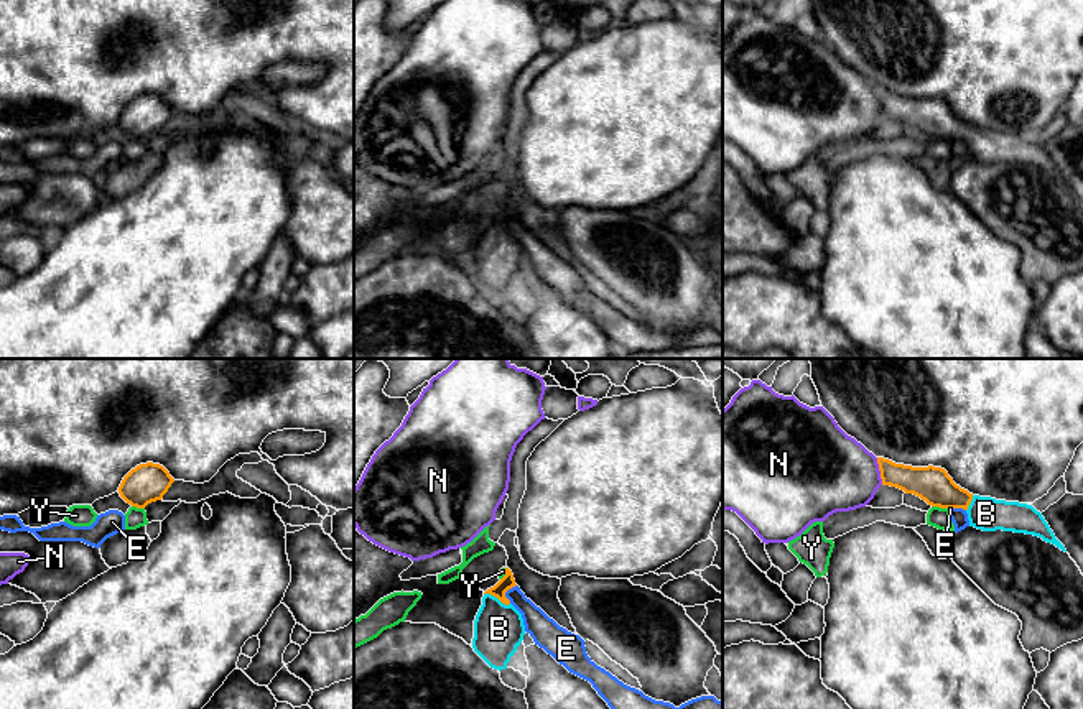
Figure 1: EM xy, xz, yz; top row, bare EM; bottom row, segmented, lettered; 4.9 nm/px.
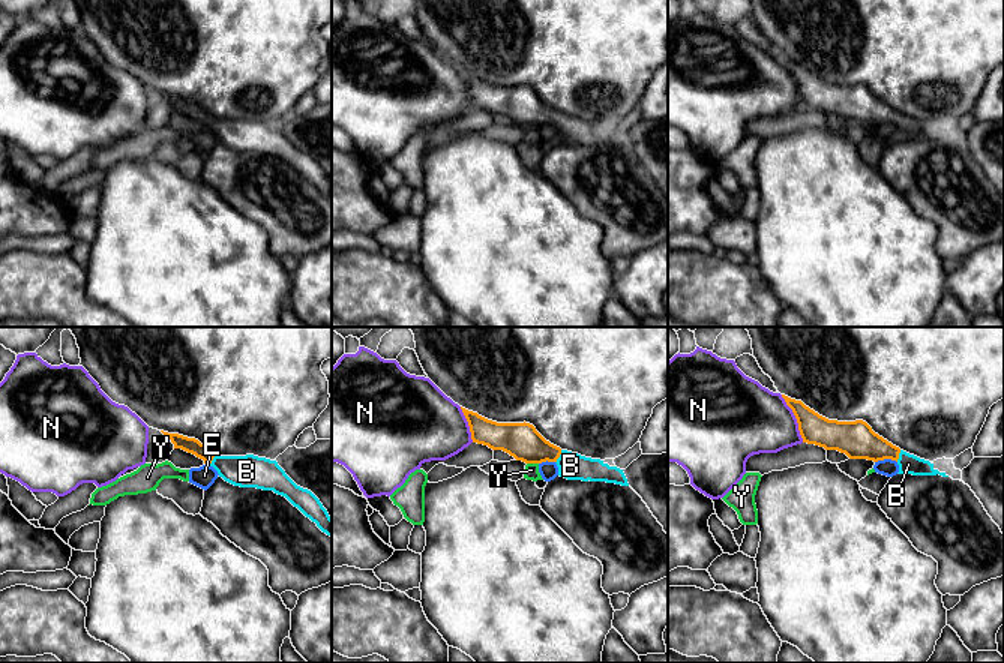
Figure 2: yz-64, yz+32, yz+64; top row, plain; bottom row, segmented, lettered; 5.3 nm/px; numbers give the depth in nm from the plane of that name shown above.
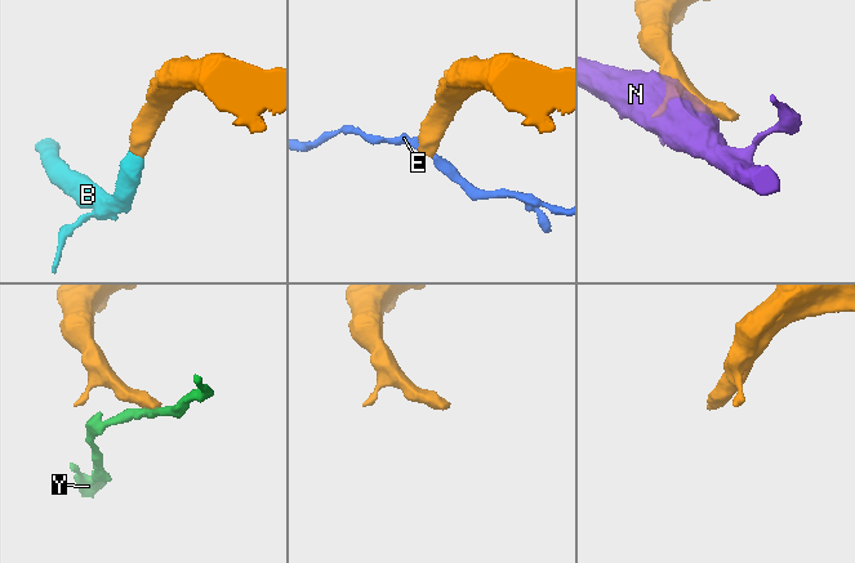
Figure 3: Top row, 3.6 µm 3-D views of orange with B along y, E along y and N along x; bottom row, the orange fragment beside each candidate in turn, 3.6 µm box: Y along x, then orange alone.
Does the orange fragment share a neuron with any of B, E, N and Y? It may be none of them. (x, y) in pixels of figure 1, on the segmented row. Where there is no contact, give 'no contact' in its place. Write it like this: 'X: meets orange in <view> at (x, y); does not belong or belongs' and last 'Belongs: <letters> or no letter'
B: meets orange in xz at (497, 597); belongs
E: meets orange in xz at (506, 591); does not belong
N: meets orange in yz at (879, 469); does not belong
Y: meets orange in yz at (940, 507); does not belong
Belongs: B

